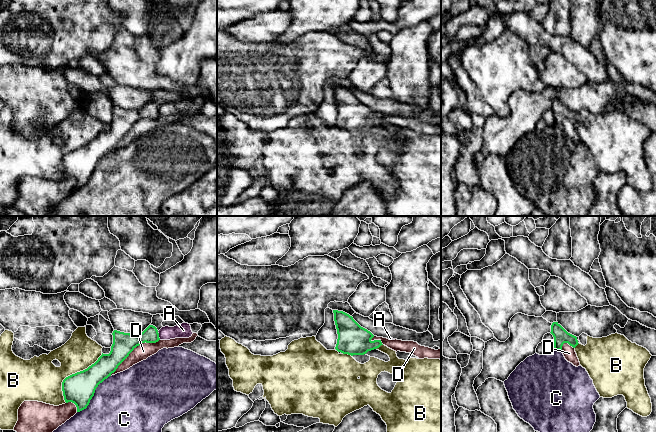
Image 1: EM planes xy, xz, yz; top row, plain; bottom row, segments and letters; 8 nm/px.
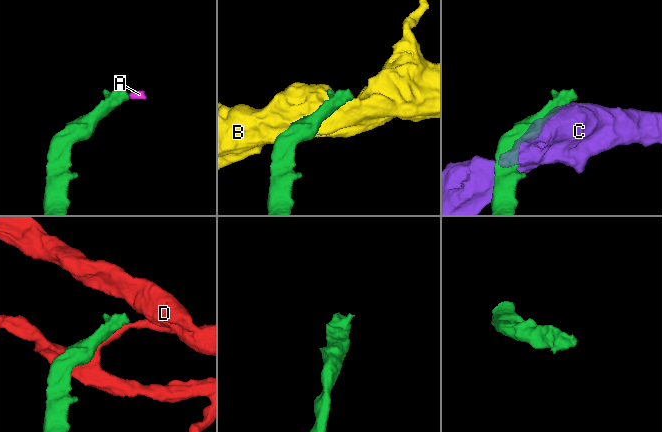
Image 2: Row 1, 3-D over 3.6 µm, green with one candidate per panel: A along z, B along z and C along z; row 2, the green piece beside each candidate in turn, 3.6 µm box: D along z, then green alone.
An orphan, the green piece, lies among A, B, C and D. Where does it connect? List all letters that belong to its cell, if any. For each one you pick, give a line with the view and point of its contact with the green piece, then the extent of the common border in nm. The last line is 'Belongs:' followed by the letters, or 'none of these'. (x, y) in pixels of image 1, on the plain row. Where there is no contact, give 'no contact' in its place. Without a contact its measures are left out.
Belongs: none of these

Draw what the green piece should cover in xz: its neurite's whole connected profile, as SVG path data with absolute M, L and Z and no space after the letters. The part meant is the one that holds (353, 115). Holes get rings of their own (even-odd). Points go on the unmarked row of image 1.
M333 86L338 115L335 125L348 131L368 131L385 138L390 137L387 130L378 126L383 121L381 116L371 115L374 111L361 103L349 90Z

